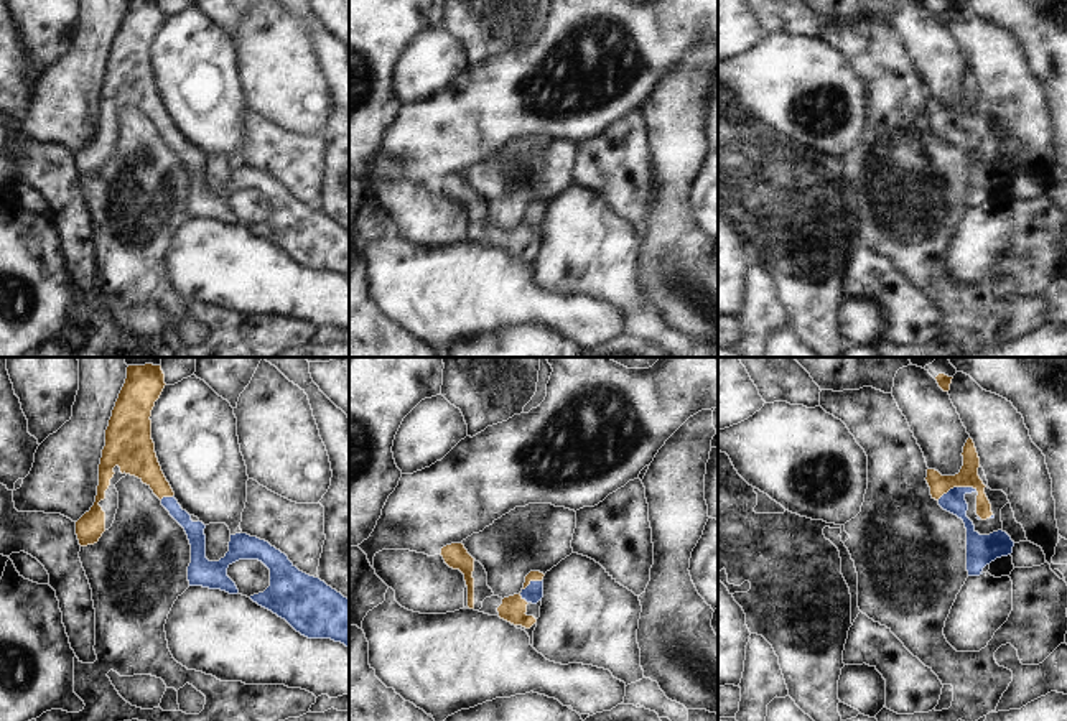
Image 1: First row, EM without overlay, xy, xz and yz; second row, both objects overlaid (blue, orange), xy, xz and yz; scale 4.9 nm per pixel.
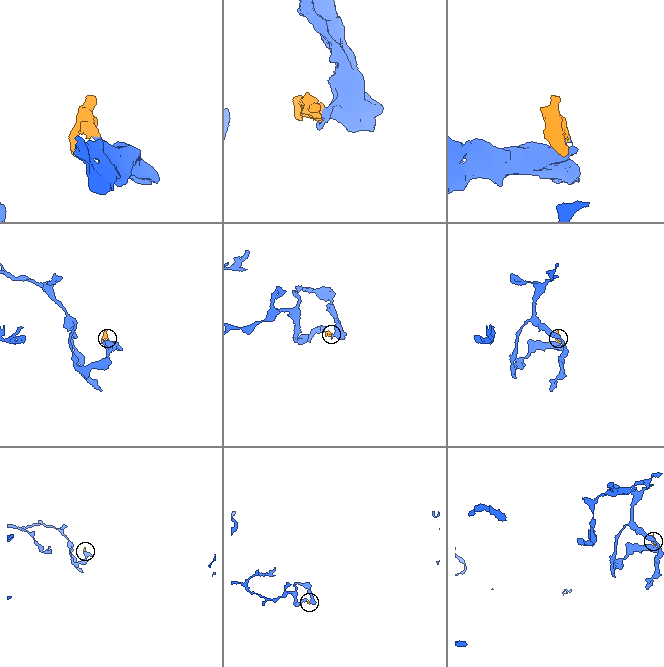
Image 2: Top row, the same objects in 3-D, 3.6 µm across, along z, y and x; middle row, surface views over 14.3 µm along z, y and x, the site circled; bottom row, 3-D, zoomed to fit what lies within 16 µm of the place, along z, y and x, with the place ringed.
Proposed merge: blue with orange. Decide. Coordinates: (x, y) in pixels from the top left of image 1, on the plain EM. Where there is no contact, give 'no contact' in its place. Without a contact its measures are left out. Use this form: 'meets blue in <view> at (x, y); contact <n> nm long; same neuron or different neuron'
meets blue in yz at (957, 119); contact 200 nm long; same neuron

